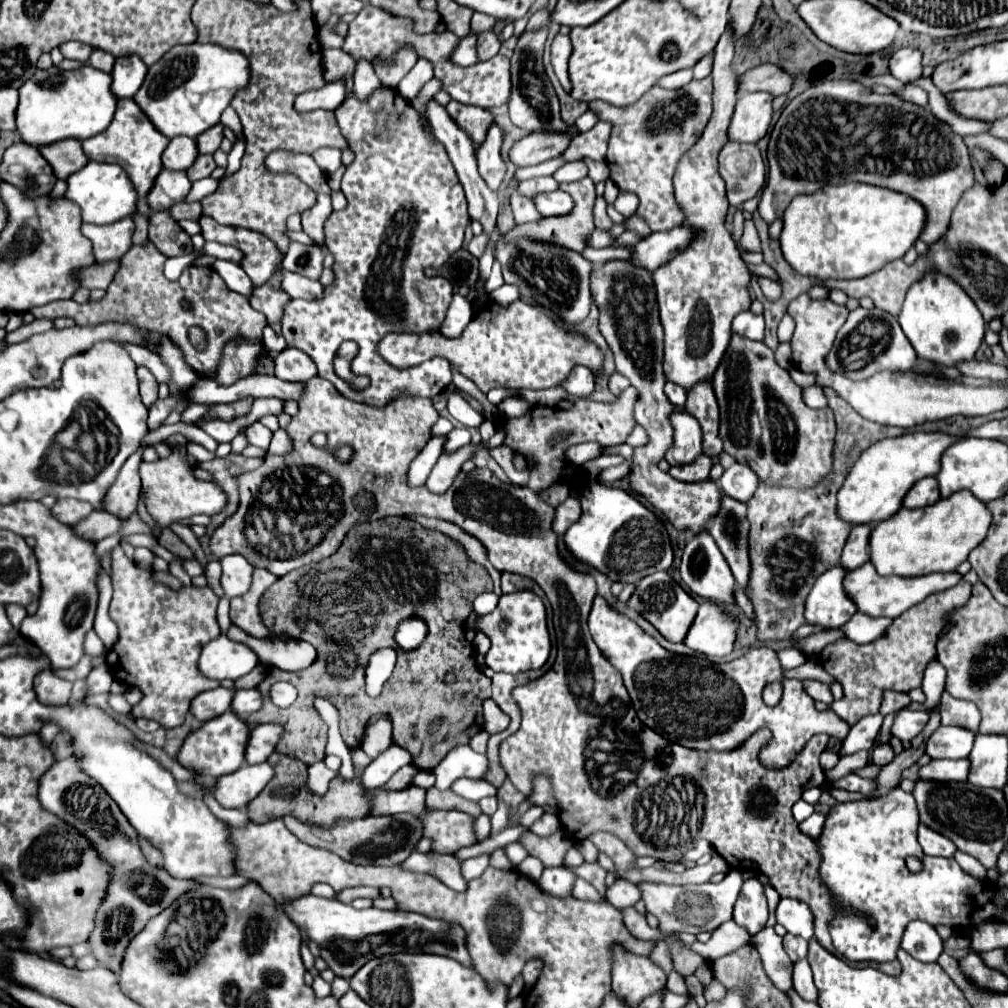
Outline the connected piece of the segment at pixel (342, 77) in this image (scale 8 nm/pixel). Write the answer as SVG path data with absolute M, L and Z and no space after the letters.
M341 49L323 51L323 77L327 83L343 81L347 93L353 87L353 73L355 73L355 59Z

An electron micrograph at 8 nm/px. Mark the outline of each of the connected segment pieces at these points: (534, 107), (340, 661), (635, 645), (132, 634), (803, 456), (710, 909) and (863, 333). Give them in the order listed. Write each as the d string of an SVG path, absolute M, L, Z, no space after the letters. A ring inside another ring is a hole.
M537 11L535 15L531 15L527 29L517 43L515 55L511 57L513 91L511 91L511 99L509 99L509 115L511 115L511 121L521 129L565 131L565 129L573 129L573 127L563 123L559 117L559 99L555 95L551 81L545 75L543 61L541 61L543 45L547 39L547 25L549 25L549 13L547 11Z
M389 517L389 519L379 519L373 523L361 523L355 525L349 535L345 537L341 549L333 555L327 557L321 563L305 565L297 571L291 571L283 577L279 577L271 589L267 589L261 597L261 617L265 625L269 625L271 635L283 635L287 639L303 639L309 641L317 649L317 659L313 661L311 667L289 673L281 671L277 667L269 669L265 681L257 687L263 695L263 707L251 715L251 723L281 723L285 727L283 739L277 745L277 751L283 755L291 755L307 765L323 761L325 745L327 745L327 723L317 715L313 707L313 699L327 697L341 715L341 735L343 741L355 749L363 741L363 733L367 727L367 721L377 715L385 713L391 719L393 725L393 741L399 747L407 747L413 763L421 769L433 769L445 755L451 751L455 745L467 745L469 739L481 729L483 717L481 717L481 705L485 699L491 699L491 679L483 675L483 671L475 663L475 649L473 645L465 639L465 621L473 611L473 599L485 591L493 591L493 581L487 573L485 567L473 563L463 545L449 535L443 535L439 531L431 531L421 527L415 521L409 521L405 517ZM405 617L421 617L427 623L427 637L423 643L411 651L405 651L401 647L395 647L397 651L397 665L389 681L383 685L383 691L379 697L369 697L365 693L365 667L369 655L379 649L379 647L393 647L397 645L393 631L397 631L397 625ZM453 673L455 681L445 683L445 675ZM277 681L289 681L295 685L299 691L297 701L287 707L279 709L271 703L269 691L271 685ZM441 719L441 729L439 729L439 747L435 751L435 757L429 759L429 767L425 765L427 761L421 759L421 745L429 737L427 727L431 721Z
M595 595L593 609L589 615L589 631L601 653L621 671L625 687L631 695L633 707L637 711L637 717L641 723L657 731L659 735L667 737L673 743L679 743L687 749L701 749L701 751L731 751L737 749L751 733L755 733L761 727L769 727L773 737L771 741L761 749L761 765L767 769L783 769L794 761L805 743L817 735L827 733L839 741L843 741L849 733L849 725L841 721L831 709L817 711L815 701L805 693L801 681L797 679L783 679L781 665L771 649L751 649L749 653L741 655L739 659L733 659L729 663L711 663L705 657L689 657L689 655L677 655L667 649L663 649L651 635L647 635L635 621L627 619L619 611L615 611L601 595ZM783 679L783 697L781 703L775 707L769 707L763 703L761 691L767 683Z
M121 547L113 549L113 599L109 607L109 615L115 621L119 629L119 639L113 645L113 649L107 653L107 665L115 681L125 683L127 687L135 687L143 693L143 699L133 705L131 713L133 717L145 717L157 721L165 729L173 729L183 725L185 715L189 711L191 701L207 691L217 687L217 681L211 681L201 675L197 667L199 653L205 643L217 639L221 635L215 611L219 597L209 589L209 587L181 587L179 591L173 591L167 585L161 585L159 581L153 579L153 573L149 569L143 569L135 565Z
M733 333L723 361L713 375L713 391L721 409L719 435L723 437L725 451L733 455L737 463L749 465L763 483L807 489L813 487L821 477L825 477L825 473L829 473L835 437L833 411L829 407L809 409L801 399L801 387L797 387L789 373L775 363L773 351L765 343L749 341Z
M731 869L721 883L703 883L699 887L695 887L695 885L681 887L681 885L663 885L663 883L641 883L641 891L643 891L643 901L647 905L647 911L659 919L661 933L665 933L665 935L669 935L669 933L695 933L697 935L701 931L715 931L721 923L731 919L733 905L735 905L739 891L741 891L741 885L743 885L741 871Z
M861 307L849 313L827 357L829 369L855 381L861 381L863 377L871 377L873 373L879 373L881 369L909 371L913 369L915 363L917 363L917 353L911 347L905 333L901 331L897 319L881 309L861 309Z

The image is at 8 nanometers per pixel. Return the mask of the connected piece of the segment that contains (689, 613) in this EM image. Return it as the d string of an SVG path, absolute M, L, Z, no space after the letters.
M653 573L653 575L647 575L645 579L641 579L641 583L637 585L635 593L629 599L629 605L635 611L639 611L665 639L669 639L673 643L679 643L685 639L689 627L695 621L697 609L699 609L699 603L679 583L675 583L669 577L669 573Z

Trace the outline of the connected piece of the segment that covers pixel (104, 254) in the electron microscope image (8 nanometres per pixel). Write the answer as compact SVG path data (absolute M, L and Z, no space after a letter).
M125 217L113 225L91 225L83 223L81 231L83 235L93 243L93 255L97 263L109 261L109 259L121 259L129 247L131 247L131 235L133 235L133 219Z

